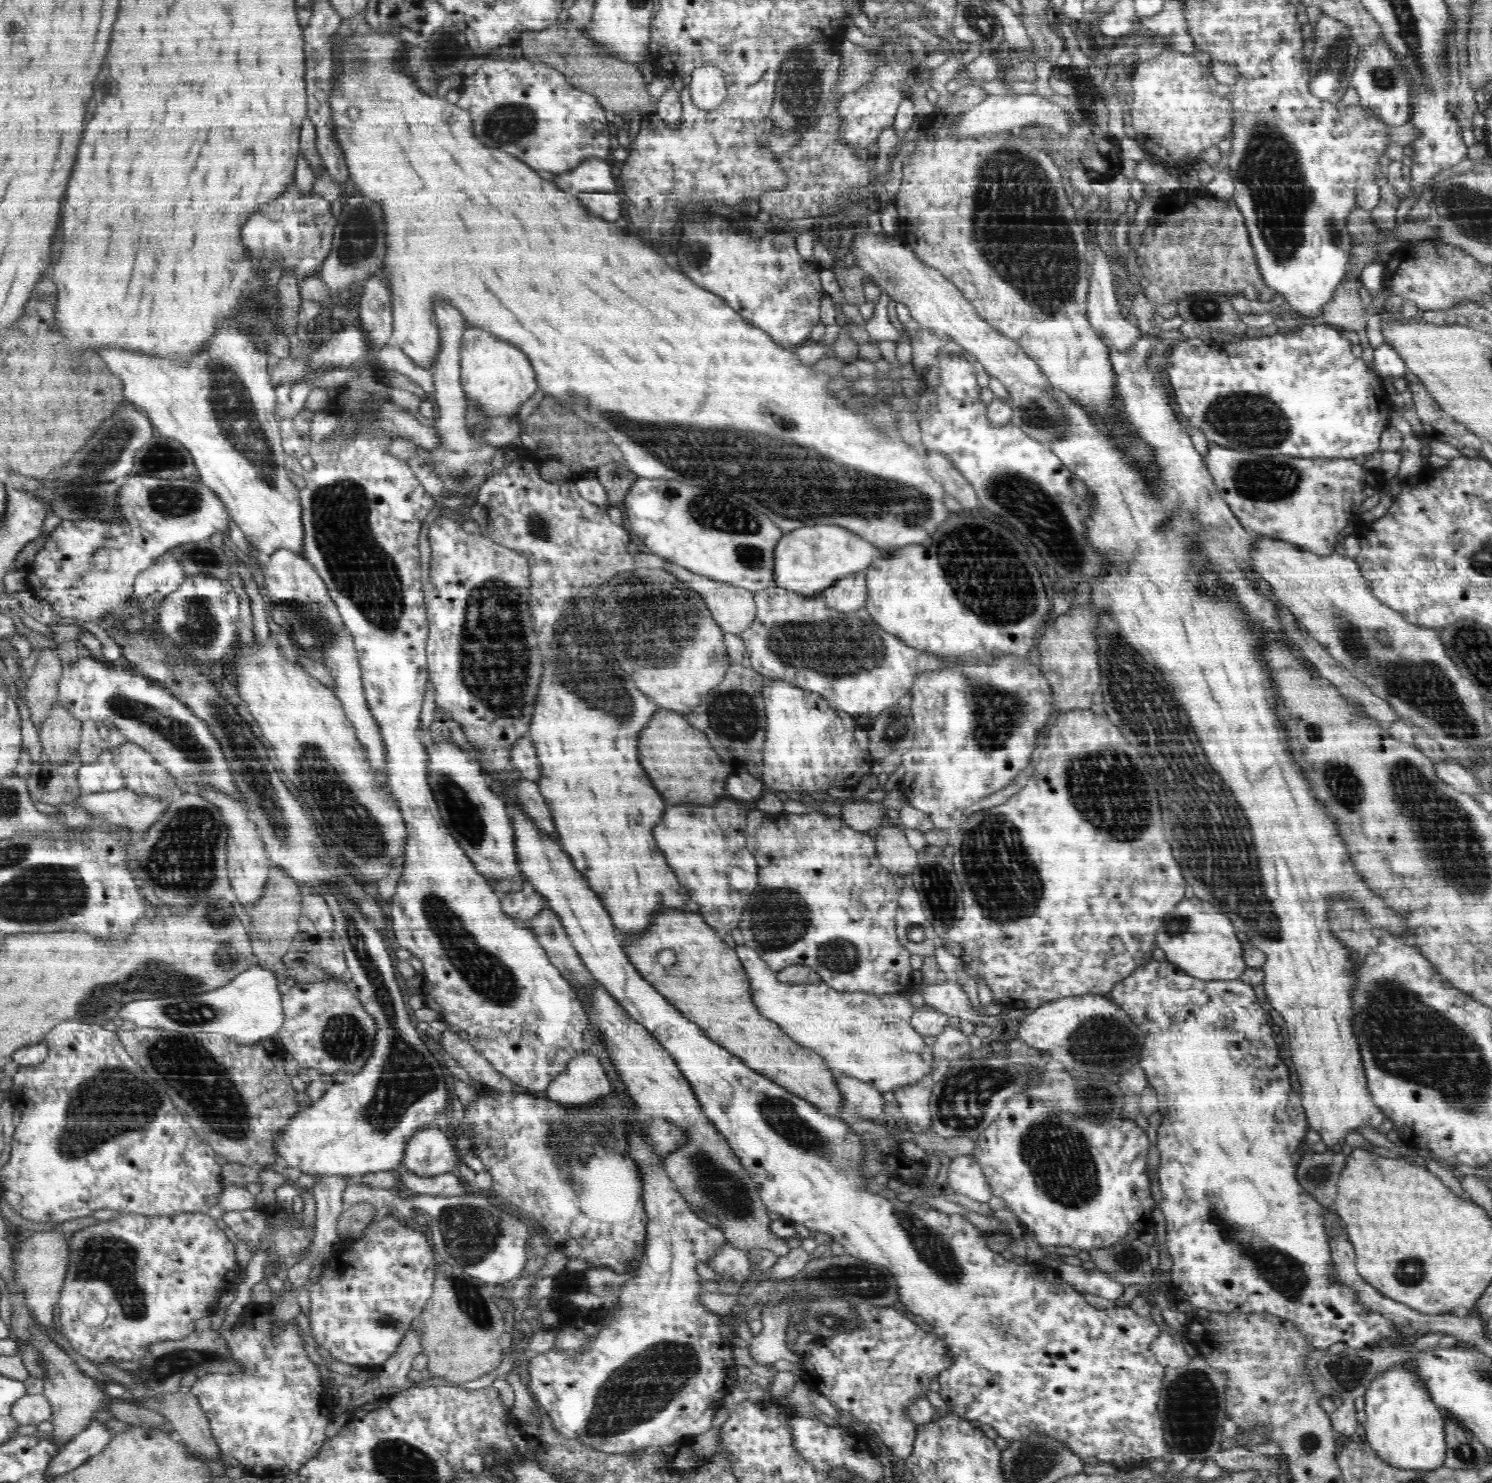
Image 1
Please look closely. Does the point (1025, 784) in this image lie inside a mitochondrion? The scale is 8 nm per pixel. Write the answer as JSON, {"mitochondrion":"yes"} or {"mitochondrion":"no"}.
{"mitochondrion":"no"}

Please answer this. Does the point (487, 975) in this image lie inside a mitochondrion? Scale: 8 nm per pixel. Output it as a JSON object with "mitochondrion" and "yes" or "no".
{"mitochondrion":"yes"}

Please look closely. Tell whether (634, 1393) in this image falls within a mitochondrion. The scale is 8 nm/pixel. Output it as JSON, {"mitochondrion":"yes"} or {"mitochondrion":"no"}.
{"mitochondrion":"yes"}

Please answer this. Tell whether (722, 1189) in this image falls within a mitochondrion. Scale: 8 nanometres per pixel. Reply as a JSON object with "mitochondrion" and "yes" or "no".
{"mitochondrion":"yes"}

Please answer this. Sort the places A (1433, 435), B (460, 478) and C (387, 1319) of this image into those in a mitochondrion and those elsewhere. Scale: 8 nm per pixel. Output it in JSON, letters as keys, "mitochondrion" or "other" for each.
{"A":"other","B":"mitochondrion","C":"mitochondrion"}

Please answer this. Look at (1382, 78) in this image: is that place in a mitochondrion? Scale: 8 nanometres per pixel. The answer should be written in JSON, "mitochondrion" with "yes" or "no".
{"mitochondrion":"yes"}

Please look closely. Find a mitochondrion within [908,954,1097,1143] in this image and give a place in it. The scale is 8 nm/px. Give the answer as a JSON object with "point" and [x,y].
{"point":[964,1098]}

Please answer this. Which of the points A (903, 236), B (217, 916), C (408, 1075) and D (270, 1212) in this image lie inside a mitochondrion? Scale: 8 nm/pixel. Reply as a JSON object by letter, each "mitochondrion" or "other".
{"A":"other","B":"mitochondrion","C":"mitochondrion","D":"other"}

